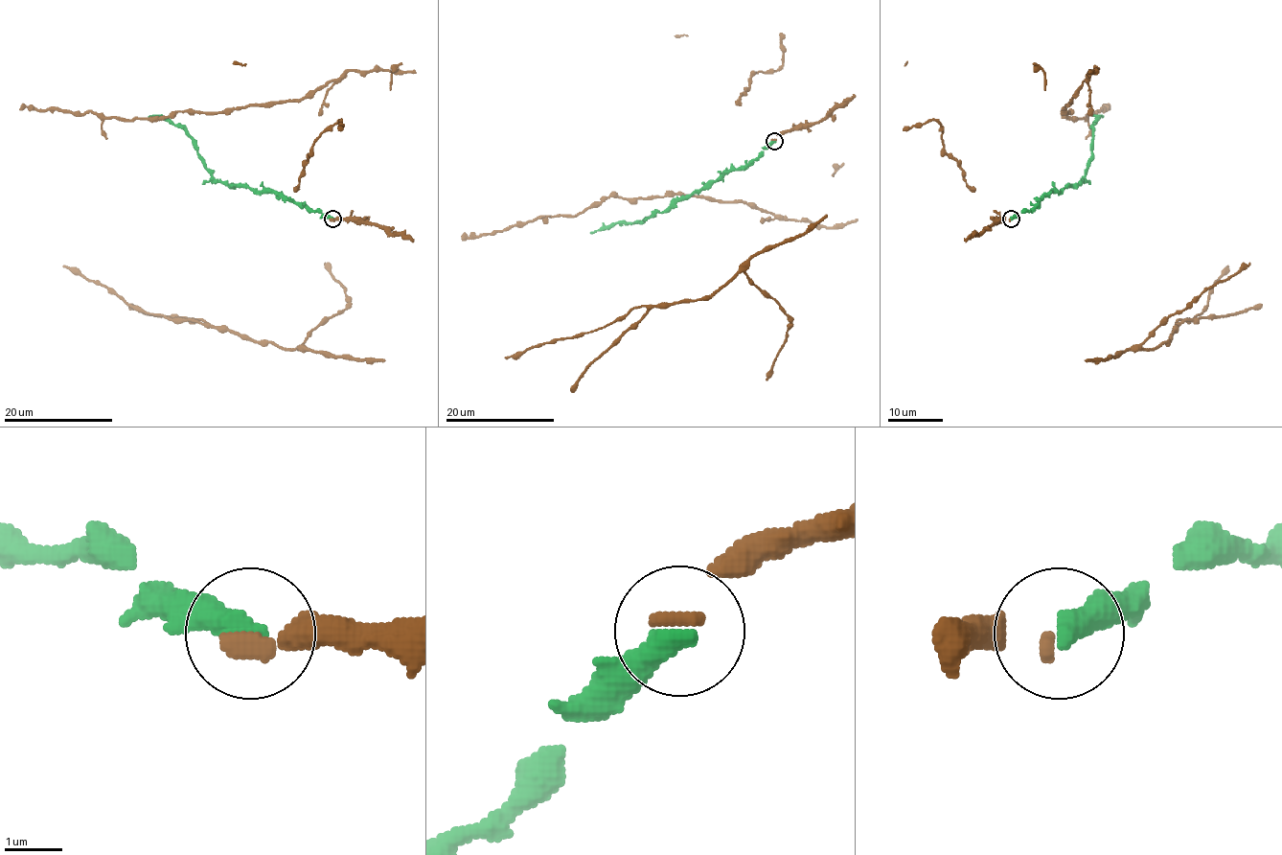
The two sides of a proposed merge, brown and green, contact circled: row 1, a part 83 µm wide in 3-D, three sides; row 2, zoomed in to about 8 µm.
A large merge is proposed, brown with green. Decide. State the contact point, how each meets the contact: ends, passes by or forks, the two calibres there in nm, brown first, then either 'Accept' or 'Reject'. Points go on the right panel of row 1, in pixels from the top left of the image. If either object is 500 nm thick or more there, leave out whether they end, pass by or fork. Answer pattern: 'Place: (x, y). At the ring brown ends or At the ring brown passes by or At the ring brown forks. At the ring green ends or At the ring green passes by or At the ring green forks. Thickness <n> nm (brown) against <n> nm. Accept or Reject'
Place: (1011, 219). At the ring brown ends. At the ring green ends. Thickness 300 nm (brown) against 480 nm. Accept

